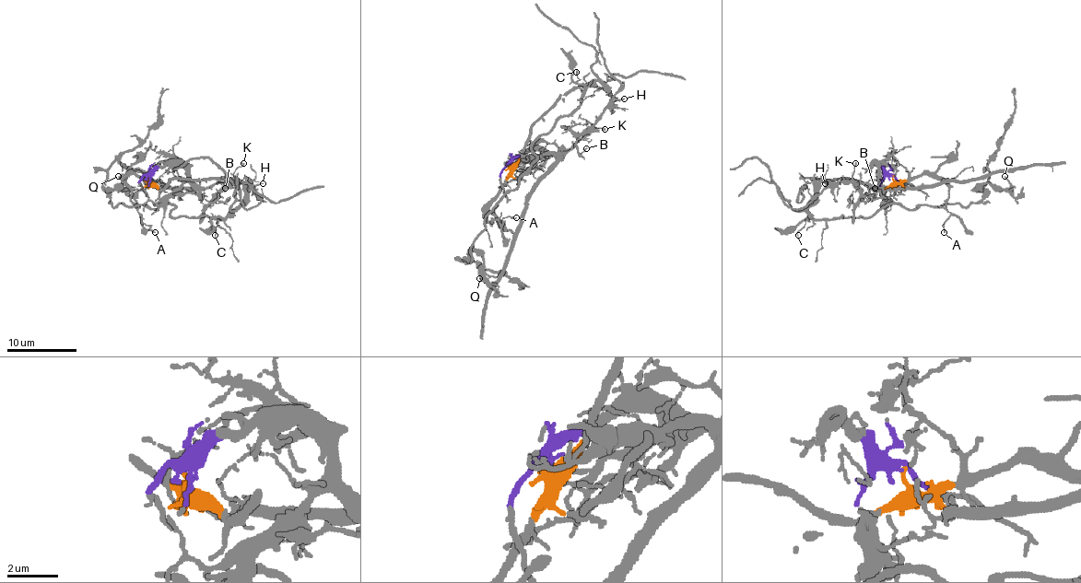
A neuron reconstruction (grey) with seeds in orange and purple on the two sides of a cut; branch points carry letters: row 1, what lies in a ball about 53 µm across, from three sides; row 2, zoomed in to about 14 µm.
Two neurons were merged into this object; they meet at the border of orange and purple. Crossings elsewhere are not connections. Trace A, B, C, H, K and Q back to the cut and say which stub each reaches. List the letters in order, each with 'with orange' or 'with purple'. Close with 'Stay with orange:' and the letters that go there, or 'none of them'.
A: with orange
B: with purple
C: with orange
H: with purple
K: with purple
Q: with orange
Stay with orange: A, C, Q

